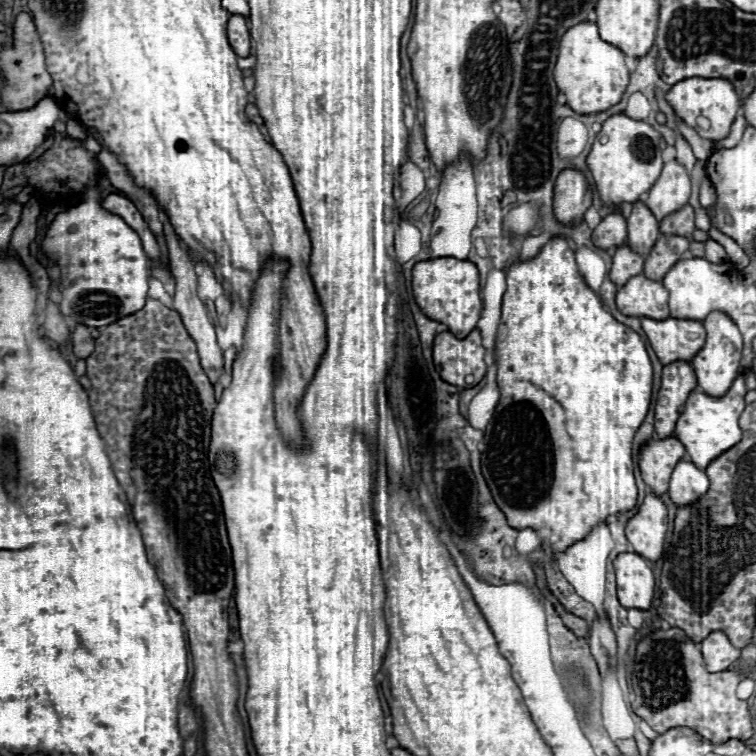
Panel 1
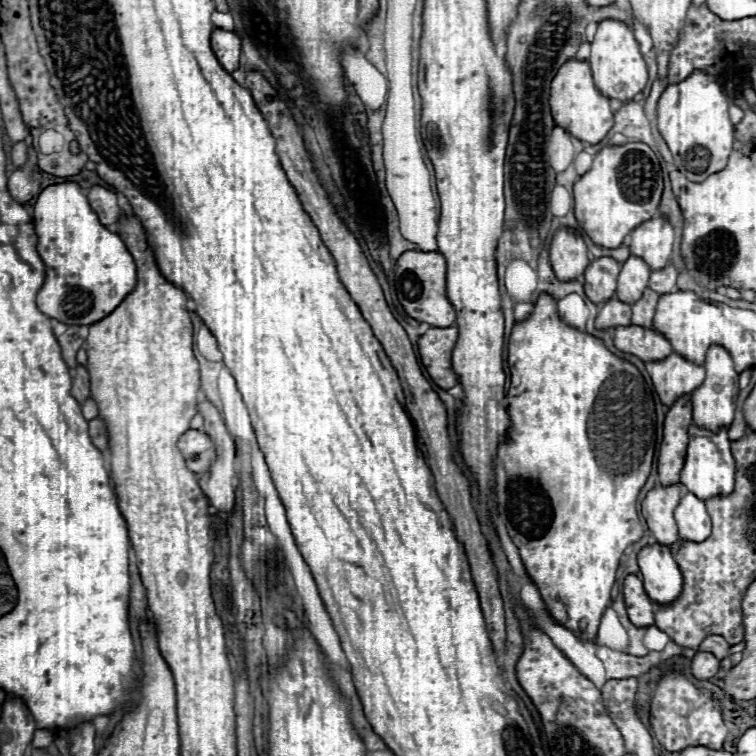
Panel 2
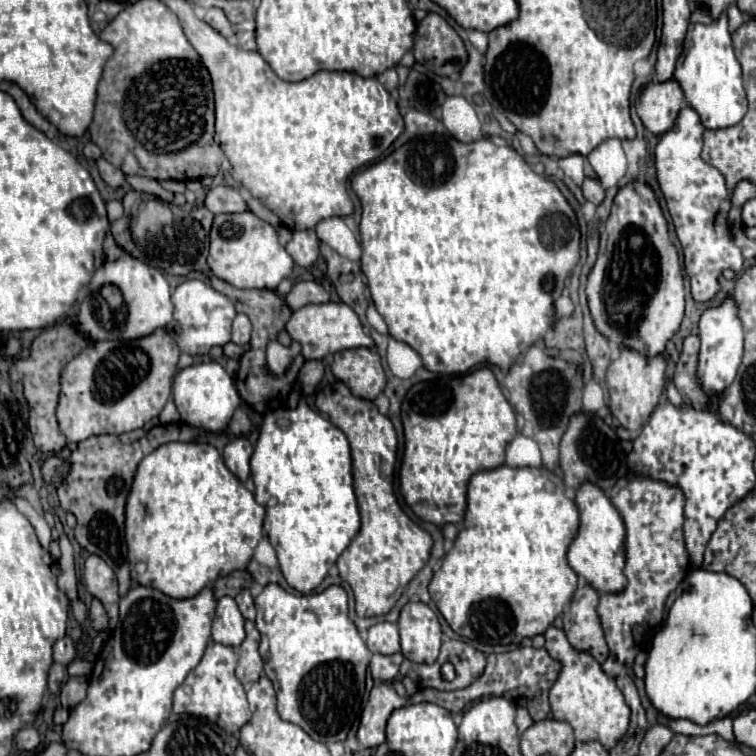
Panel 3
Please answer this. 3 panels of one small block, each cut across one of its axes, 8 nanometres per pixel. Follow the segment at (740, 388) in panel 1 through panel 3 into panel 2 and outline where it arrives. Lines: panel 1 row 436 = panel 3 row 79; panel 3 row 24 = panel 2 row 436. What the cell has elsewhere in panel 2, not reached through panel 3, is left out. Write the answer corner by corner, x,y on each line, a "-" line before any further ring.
692,424
690,430
690,442
688,442
688,454
684,468
680,472
680,482
688,488
688,492
696,494
700,500
708,500
712,496
724,496
734,490
734,456
730,450
730,440
728,440
728,430
720,428
716,432

